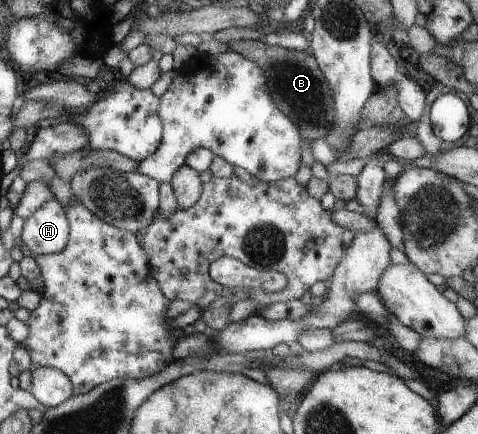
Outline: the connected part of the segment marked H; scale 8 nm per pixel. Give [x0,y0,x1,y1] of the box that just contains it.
[21,198,70,256]

